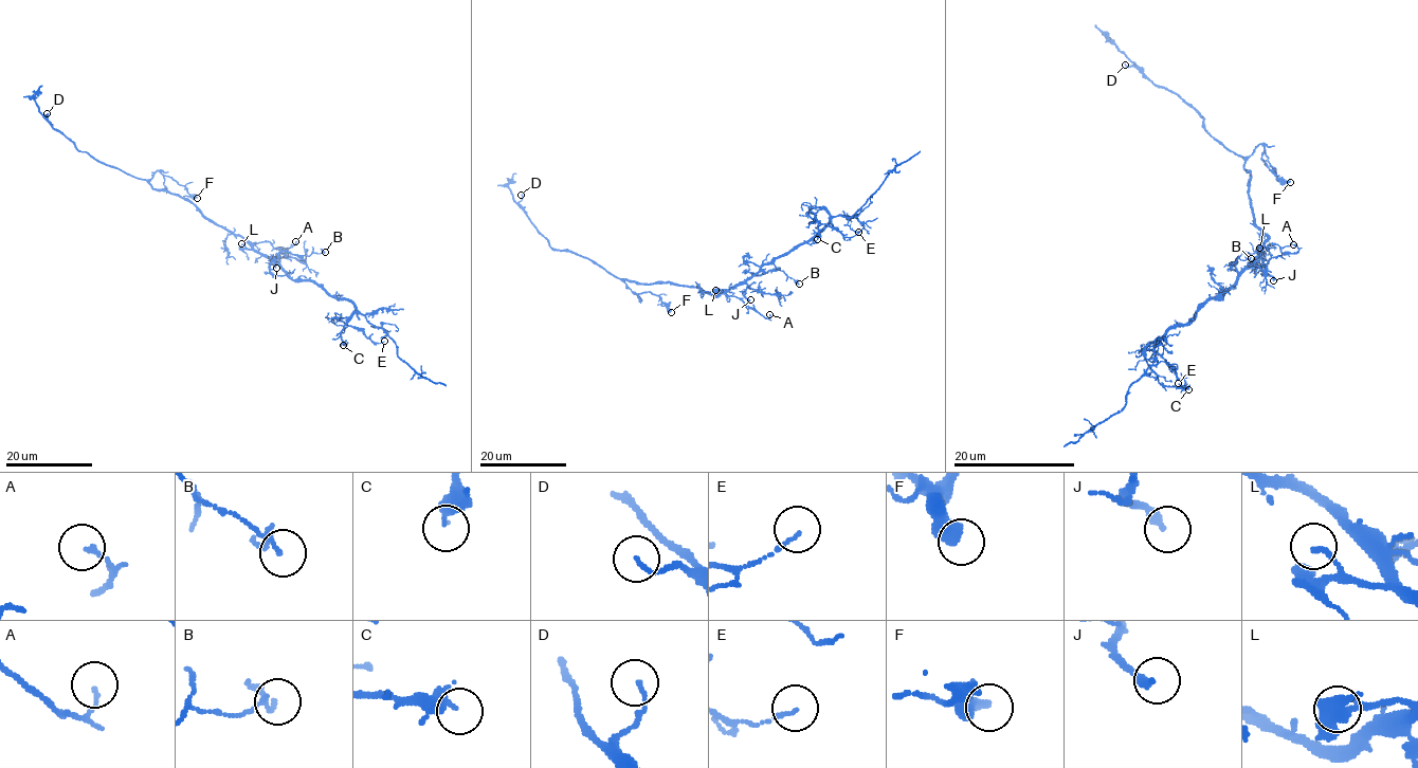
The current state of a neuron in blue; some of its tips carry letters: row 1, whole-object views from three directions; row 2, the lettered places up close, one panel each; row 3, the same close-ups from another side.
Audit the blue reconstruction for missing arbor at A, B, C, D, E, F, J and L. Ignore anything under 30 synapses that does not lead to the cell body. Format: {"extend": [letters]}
{"extend": []}

